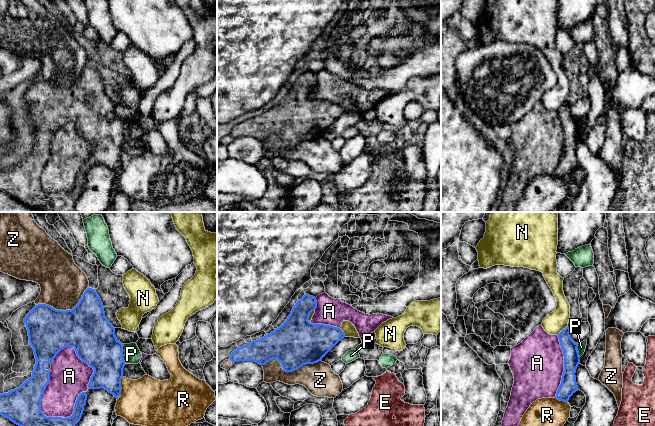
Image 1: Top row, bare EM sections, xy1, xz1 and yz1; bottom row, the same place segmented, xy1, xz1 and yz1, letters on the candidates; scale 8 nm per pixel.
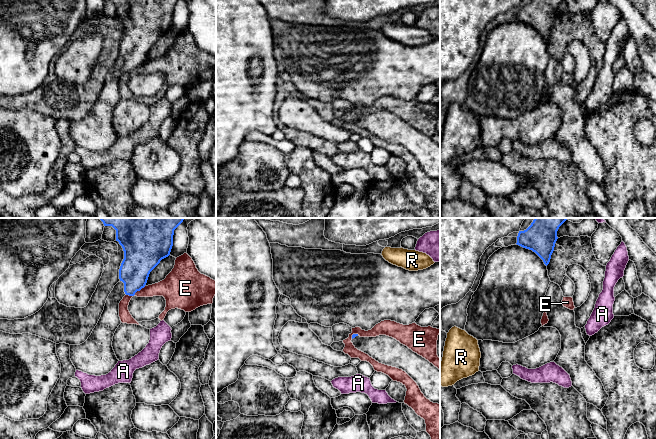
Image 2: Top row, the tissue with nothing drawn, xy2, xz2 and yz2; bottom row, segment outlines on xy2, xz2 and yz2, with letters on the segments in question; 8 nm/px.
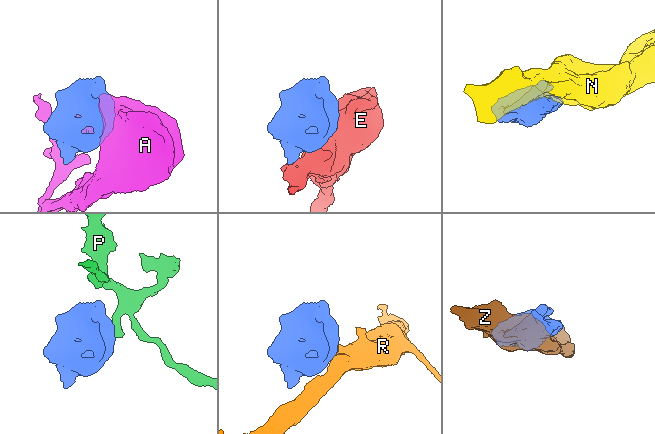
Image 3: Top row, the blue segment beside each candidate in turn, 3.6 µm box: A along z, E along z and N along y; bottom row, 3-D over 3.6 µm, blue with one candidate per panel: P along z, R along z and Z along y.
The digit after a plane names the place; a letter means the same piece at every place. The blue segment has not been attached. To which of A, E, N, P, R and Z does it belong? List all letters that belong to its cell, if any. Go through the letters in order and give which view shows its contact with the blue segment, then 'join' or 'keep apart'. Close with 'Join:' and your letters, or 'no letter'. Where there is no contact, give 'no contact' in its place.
A: xy1 | keep apart
E: xy2 | keep apart
N: yz1 | keep apart
P: xy1 | keep apart
R: xy1 | keep apart
Z: xz1 | keep apart
Join: no letter

